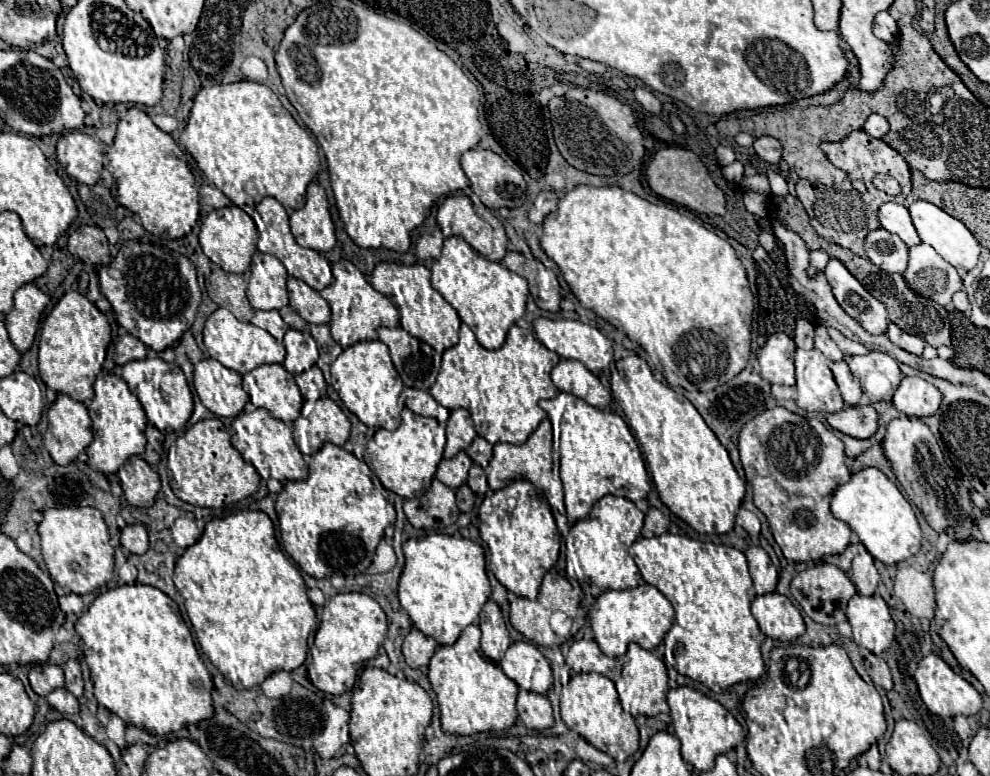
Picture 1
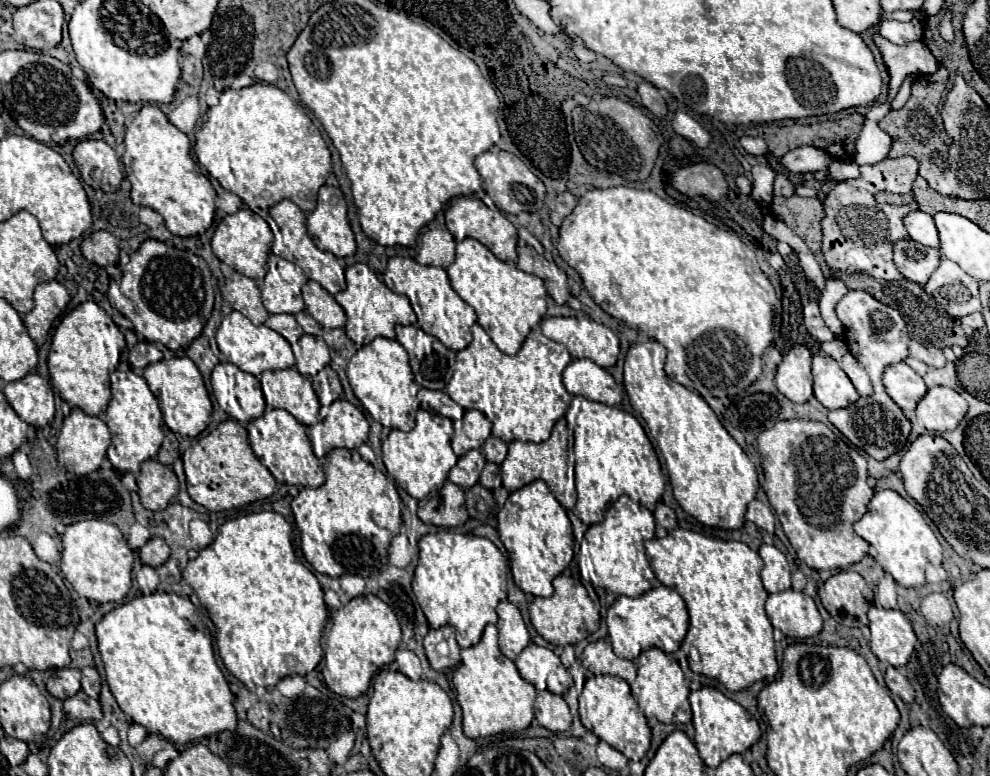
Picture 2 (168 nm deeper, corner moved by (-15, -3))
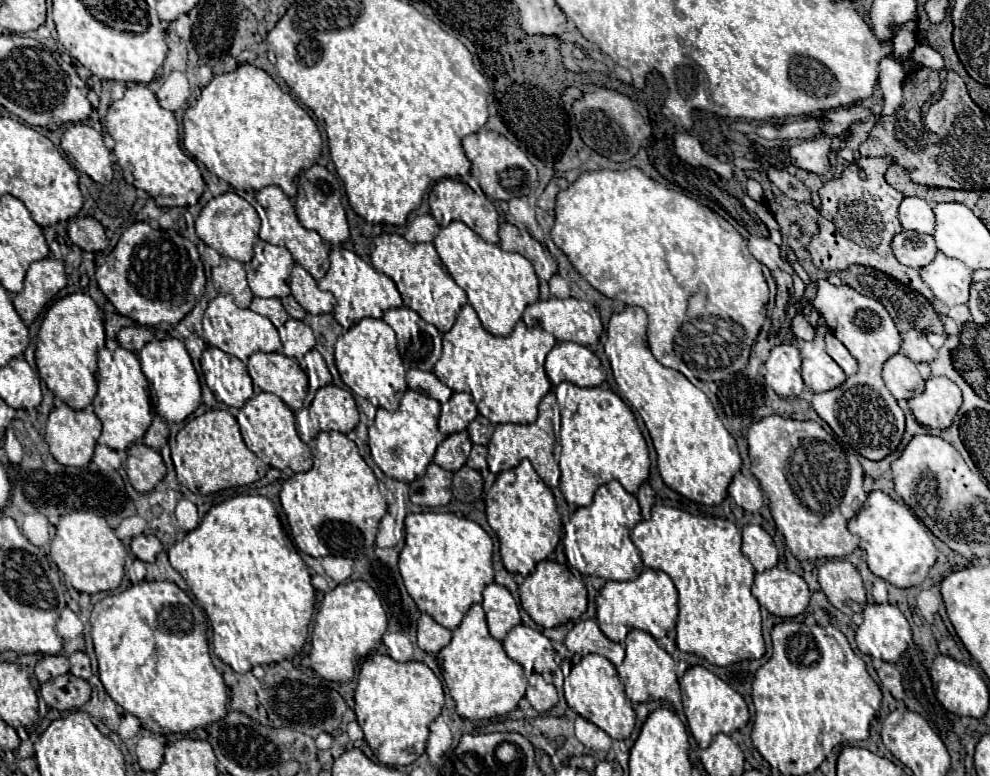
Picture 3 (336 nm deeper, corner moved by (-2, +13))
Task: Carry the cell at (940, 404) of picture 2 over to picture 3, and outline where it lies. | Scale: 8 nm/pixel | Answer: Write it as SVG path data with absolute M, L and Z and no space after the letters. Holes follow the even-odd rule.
M931 376L925 384L925 390L909 400L909 408L915 414L917 422L939 430L951 426L961 404L963 400L959 386L941 376Z

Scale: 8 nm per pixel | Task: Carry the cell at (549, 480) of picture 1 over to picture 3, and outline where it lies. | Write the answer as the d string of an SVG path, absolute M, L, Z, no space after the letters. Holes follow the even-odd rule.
M551 390L539 404L539 418L533 424L499 424L489 440L489 454L487 454L487 462L489 462L489 470L493 474L499 474L503 470L511 470L515 468L521 460L531 460L533 468L537 470L537 474L541 476L541 480L549 486L549 488L557 488L560 482L560 469L558 460L555 458L556 453L556 435L553 432L553 411L557 407L557 398L555 392Z

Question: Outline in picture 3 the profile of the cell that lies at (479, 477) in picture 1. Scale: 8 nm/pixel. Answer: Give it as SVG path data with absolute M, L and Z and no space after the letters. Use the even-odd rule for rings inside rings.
M473 446L471 448L471 454L469 454L469 460L467 460L467 466L479 470L479 472L487 472L487 448L485 446Z

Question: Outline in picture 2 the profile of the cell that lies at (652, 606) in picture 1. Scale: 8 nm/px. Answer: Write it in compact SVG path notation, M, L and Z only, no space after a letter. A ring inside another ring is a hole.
M658 586L638 598L620 596L608 608L606 624L608 624L608 636L612 642L612 648L620 658L634 660L640 656L642 650L648 650L648 648L660 648L662 652L672 654L680 648L688 632L688 610L682 596L676 590L668 586Z

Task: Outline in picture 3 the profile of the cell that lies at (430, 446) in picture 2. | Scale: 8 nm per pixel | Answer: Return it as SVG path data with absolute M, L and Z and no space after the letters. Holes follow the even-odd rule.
M407 390L401 398L397 412L387 412L385 408L377 410L375 422L368 430L368 445L371 448L373 462L385 472L385 476L401 482L413 482L423 476L427 464L433 460L439 442L445 438L439 428L439 402L427 394Z

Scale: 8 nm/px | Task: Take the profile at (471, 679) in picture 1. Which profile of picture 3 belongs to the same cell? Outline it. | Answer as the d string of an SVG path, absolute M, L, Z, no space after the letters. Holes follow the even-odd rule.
M473 604L465 614L463 622L453 630L453 640L437 654L443 680L455 700L455 710L461 718L483 720L493 716L503 716L517 708L519 700L525 696L527 678L523 668L511 660L501 642L495 640L485 622L485 612L481 604Z

